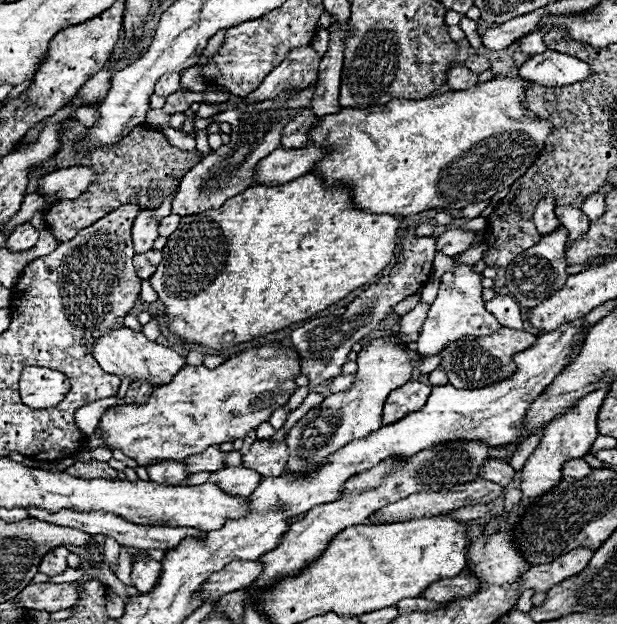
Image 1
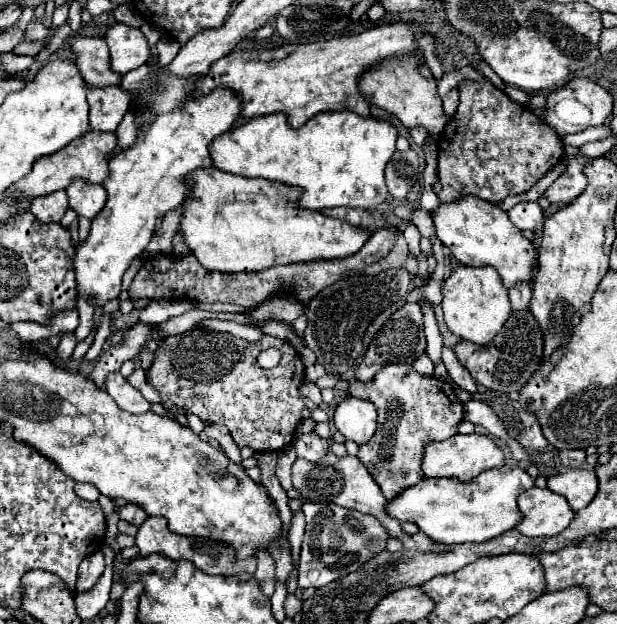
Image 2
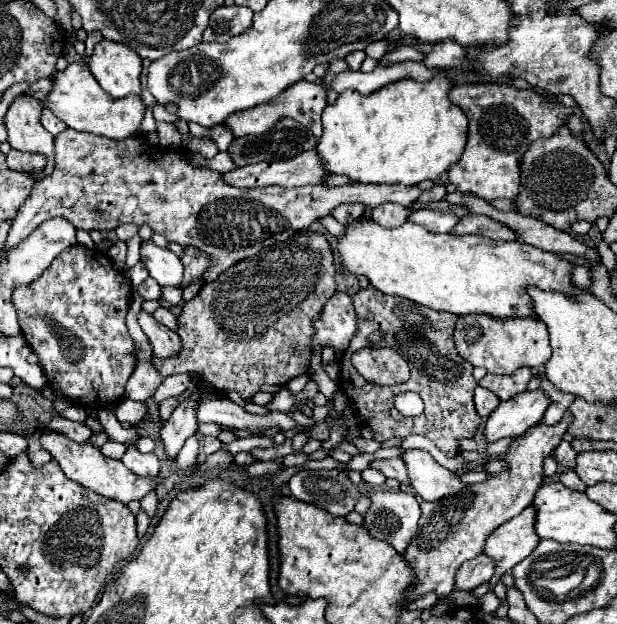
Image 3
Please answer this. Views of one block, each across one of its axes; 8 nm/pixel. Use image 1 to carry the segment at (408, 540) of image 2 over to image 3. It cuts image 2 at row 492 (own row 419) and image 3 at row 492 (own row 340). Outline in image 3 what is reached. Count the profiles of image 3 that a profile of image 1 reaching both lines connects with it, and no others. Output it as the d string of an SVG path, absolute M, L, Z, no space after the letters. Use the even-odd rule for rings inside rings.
M374 490L370 494L370 508L364 514L368 532L388 542L396 552L404 552L416 534L420 520L420 506L414 494Z

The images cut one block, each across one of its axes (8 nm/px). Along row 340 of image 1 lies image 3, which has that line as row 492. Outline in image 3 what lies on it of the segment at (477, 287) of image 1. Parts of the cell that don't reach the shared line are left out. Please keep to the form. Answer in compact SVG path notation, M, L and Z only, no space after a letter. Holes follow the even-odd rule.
M406 450L402 452L402 460L406 464L410 482L422 500L436 502L466 488L458 474L442 468L428 452Z

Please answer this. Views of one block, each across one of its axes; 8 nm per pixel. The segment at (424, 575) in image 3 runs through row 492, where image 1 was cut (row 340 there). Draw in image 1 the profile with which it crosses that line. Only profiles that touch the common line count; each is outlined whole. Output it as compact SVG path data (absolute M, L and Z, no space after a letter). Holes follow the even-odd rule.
M500 328L496 330L496 334L488 334L482 338L462 338L460 342L446 346L444 350L440 350L438 366L446 370L448 382L454 388L484 388L504 378L510 378L510 374L516 372L512 356L520 350L530 348L534 342L536 342L536 336L530 332L514 330L514 328Z

